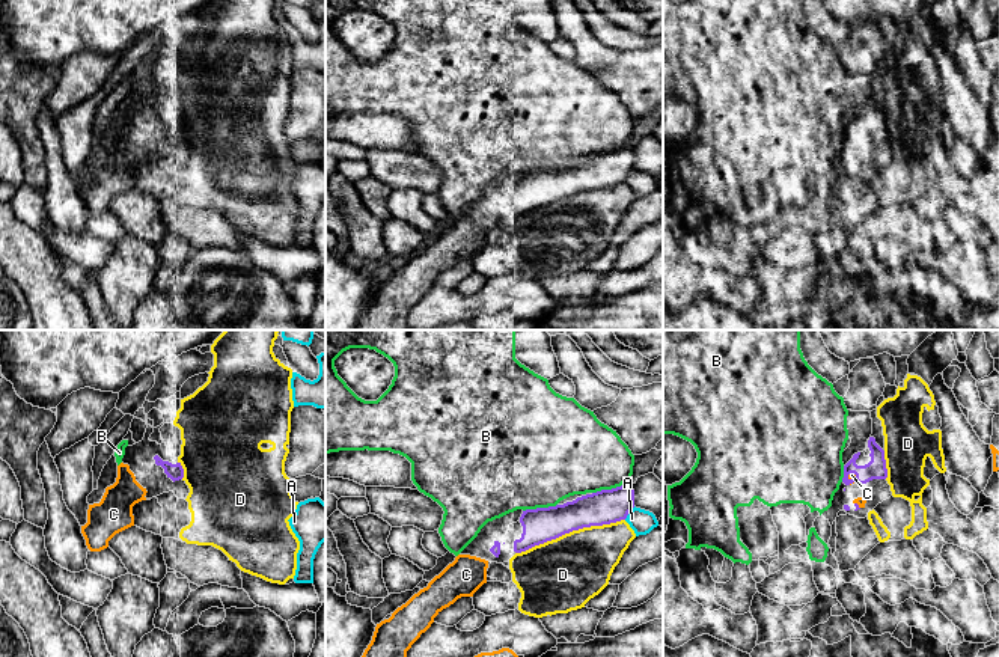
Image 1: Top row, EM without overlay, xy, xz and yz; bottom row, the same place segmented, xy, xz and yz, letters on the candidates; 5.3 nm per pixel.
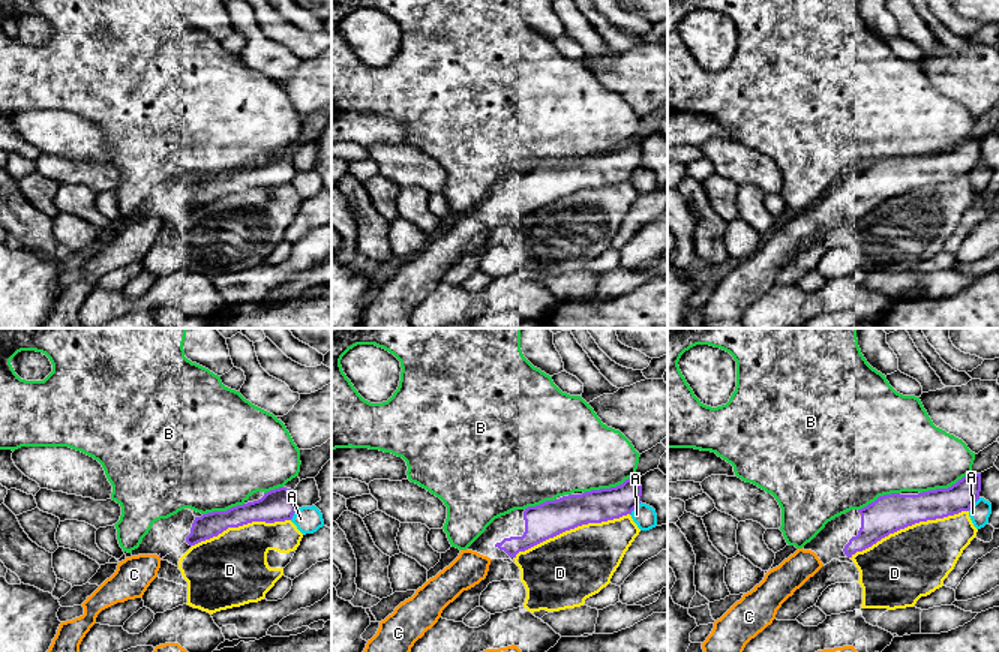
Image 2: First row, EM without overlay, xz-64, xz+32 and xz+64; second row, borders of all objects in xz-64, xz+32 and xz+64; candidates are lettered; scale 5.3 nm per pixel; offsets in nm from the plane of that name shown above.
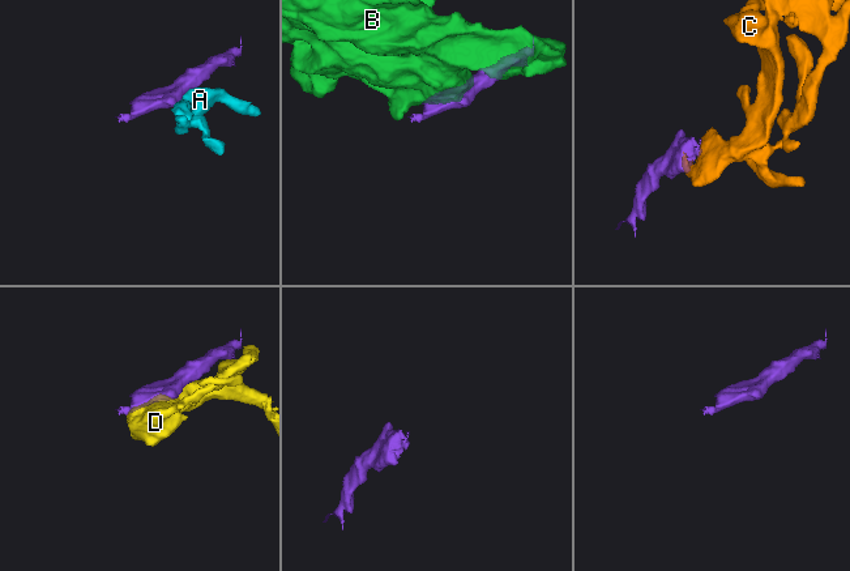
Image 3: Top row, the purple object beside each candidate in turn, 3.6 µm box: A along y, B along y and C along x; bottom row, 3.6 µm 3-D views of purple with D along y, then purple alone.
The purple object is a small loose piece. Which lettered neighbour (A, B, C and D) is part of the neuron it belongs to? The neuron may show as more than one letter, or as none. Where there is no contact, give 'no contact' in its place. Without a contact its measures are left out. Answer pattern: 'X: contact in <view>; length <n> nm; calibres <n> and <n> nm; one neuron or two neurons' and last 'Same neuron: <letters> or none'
A: contact in xz; length 90 nm; calibres 180 and 130 nm; two neurons
B: contact in xz; length 200 nm; calibres 180 and 420 nm; two neurons
C: contact in yz; length 80 nm; calibres 110 and 30 nm; one neuron
D: contact in xz; length 600 nm; calibres 190 and 380 nm; two neurons
Same neuron: C

